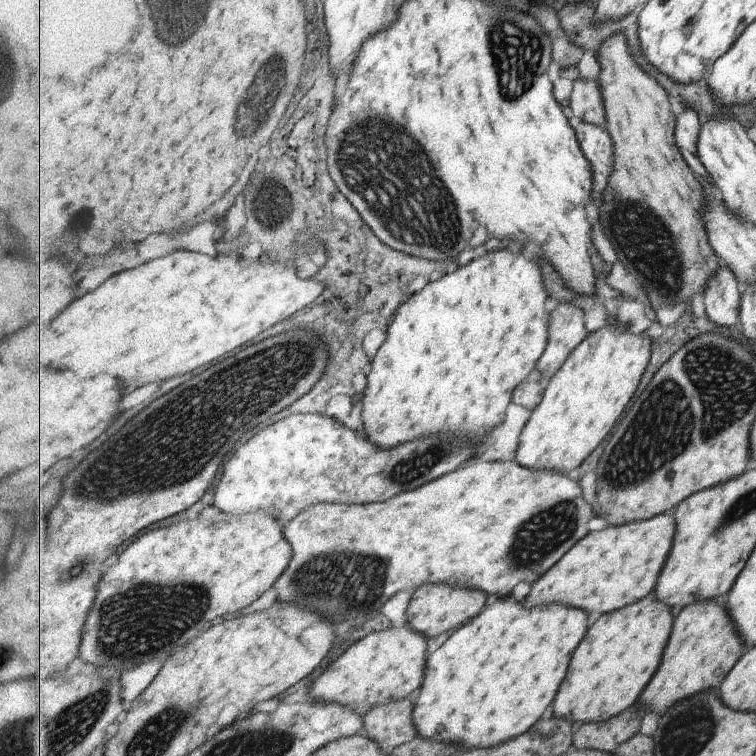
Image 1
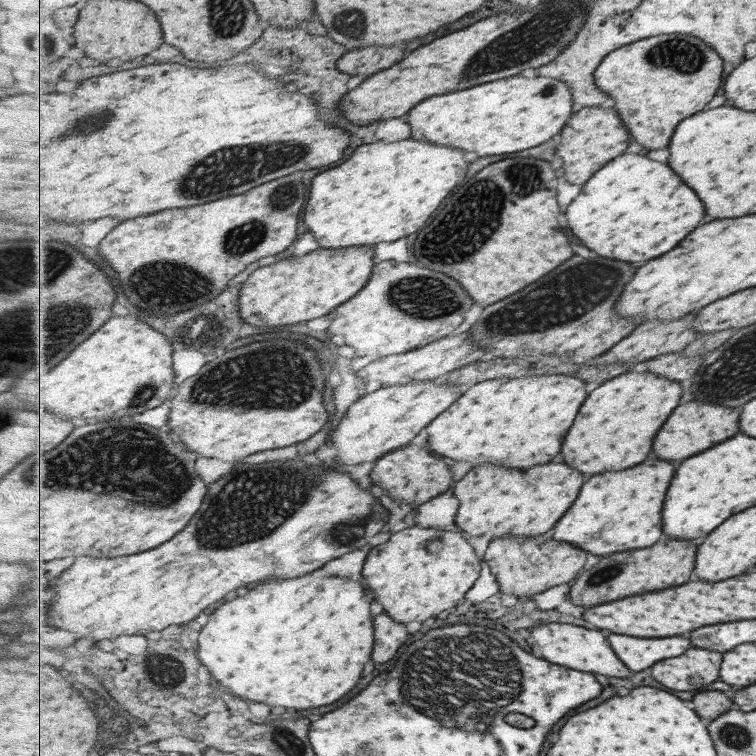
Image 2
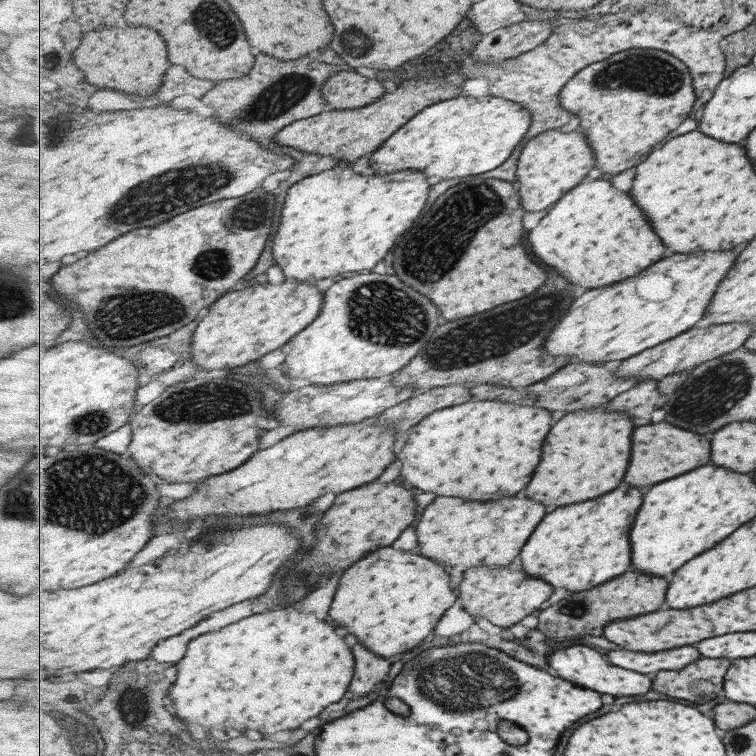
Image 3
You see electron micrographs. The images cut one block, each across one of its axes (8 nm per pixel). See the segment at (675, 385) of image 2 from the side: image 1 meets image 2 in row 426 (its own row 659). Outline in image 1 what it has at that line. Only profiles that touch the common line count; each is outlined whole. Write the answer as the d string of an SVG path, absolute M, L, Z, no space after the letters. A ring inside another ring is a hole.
M655 592L625 608L605 613L595 618L588 628L587 636L572 656L568 676L551 706L557 719L568 720L576 727L583 723L600 723L619 716L625 709L637 704L645 687L652 682L663 663L672 630L675 626L676 612L664 602L654 597Z

